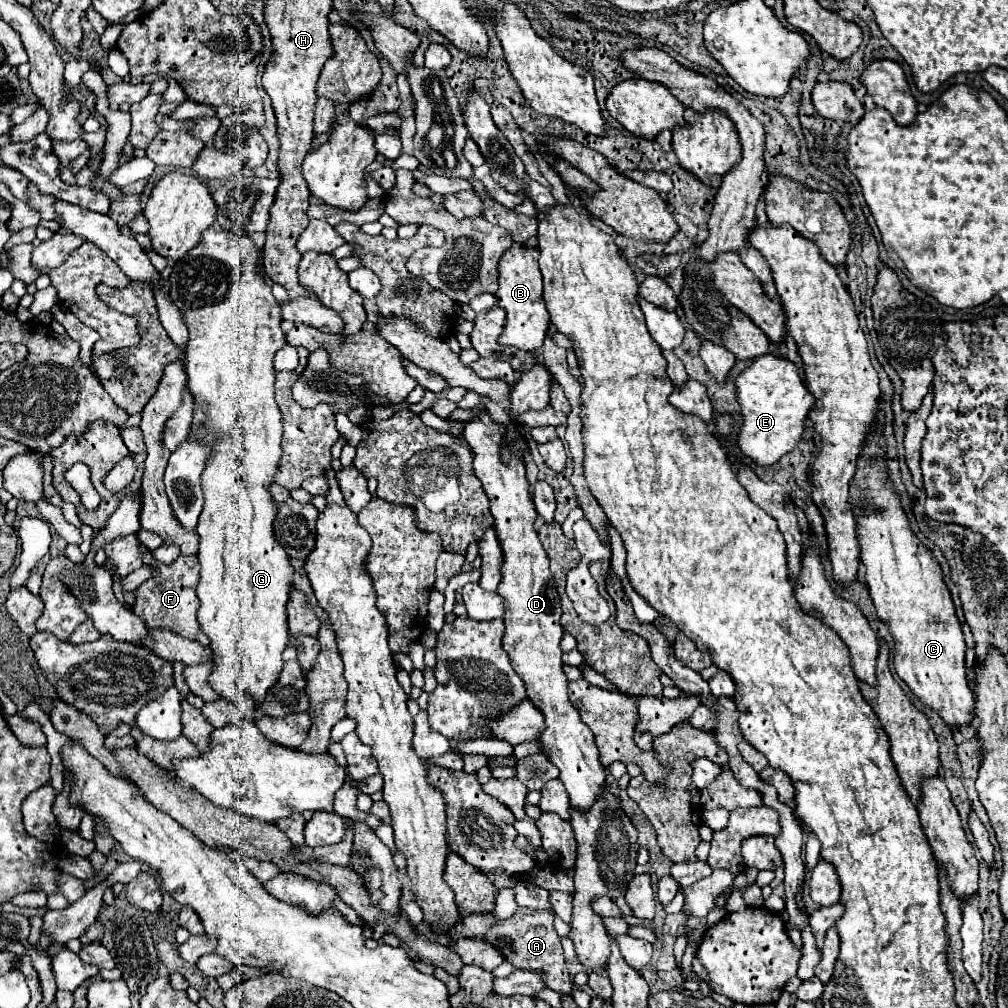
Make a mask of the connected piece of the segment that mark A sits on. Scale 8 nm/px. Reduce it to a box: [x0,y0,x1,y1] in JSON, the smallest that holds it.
[481,908,571,994]

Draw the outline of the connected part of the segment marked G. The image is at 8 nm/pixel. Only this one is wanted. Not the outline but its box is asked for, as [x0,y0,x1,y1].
[171,228,293,706]

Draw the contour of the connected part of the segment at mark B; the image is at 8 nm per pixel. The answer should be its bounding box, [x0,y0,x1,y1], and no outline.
[495,244,549,352]

